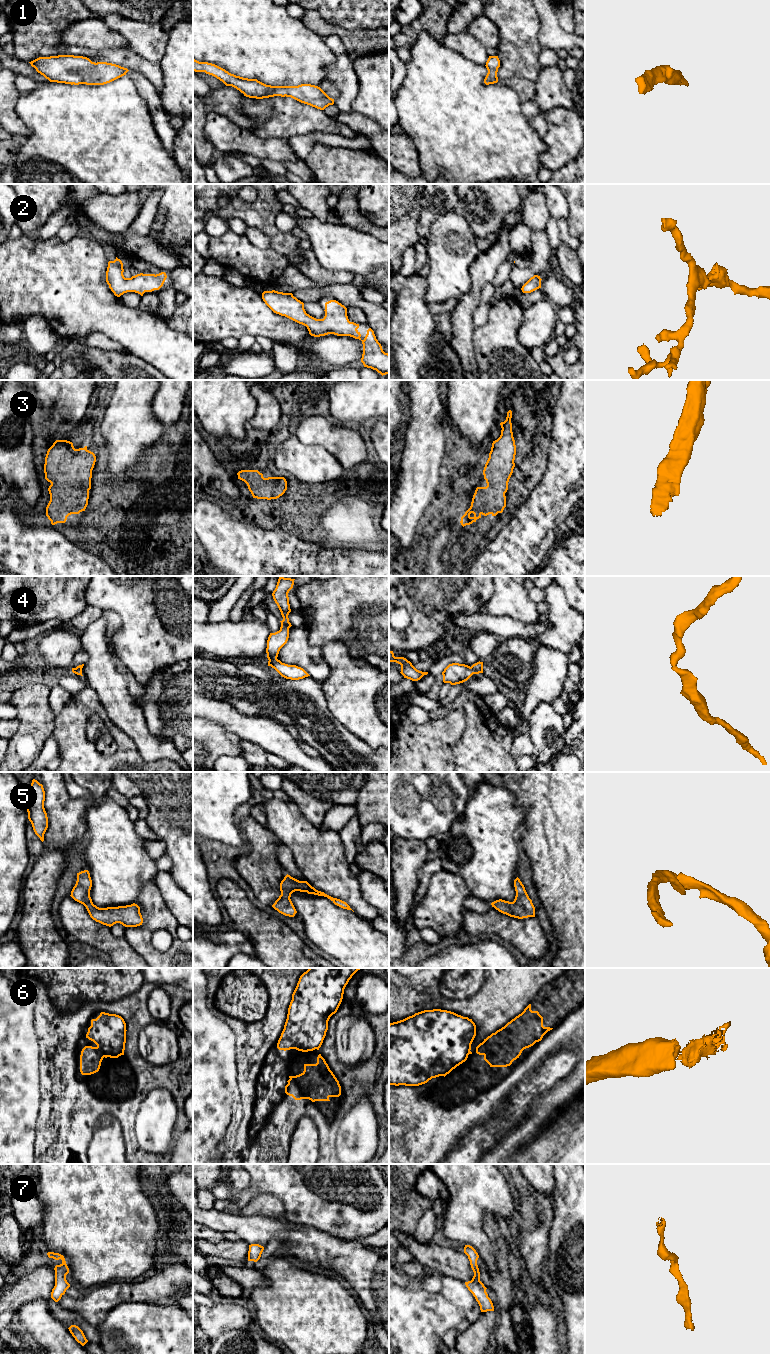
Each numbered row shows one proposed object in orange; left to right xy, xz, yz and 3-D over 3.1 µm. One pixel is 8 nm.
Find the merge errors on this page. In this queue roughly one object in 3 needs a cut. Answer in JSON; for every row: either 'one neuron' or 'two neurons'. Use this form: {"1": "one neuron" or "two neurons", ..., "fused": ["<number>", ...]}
{"1": "one neuron", "2": "one neuron", "3": "one neuron", "4": "one neuron", "5": "one neuron", "6": "two neurons", "7": "one neuron", "fused": ["6"]}

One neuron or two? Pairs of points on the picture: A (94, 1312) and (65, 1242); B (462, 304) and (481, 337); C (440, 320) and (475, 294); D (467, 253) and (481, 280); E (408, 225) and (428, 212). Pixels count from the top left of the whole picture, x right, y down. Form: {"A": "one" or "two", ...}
{"A": "two", "B": "two", "C": "two", "D": "two", "E": "two"}

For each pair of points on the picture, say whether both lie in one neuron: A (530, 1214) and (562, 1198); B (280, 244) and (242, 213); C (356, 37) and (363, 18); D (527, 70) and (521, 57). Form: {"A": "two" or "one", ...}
{"A": "two", "B": "one", "C": "two", "D": "one"}

